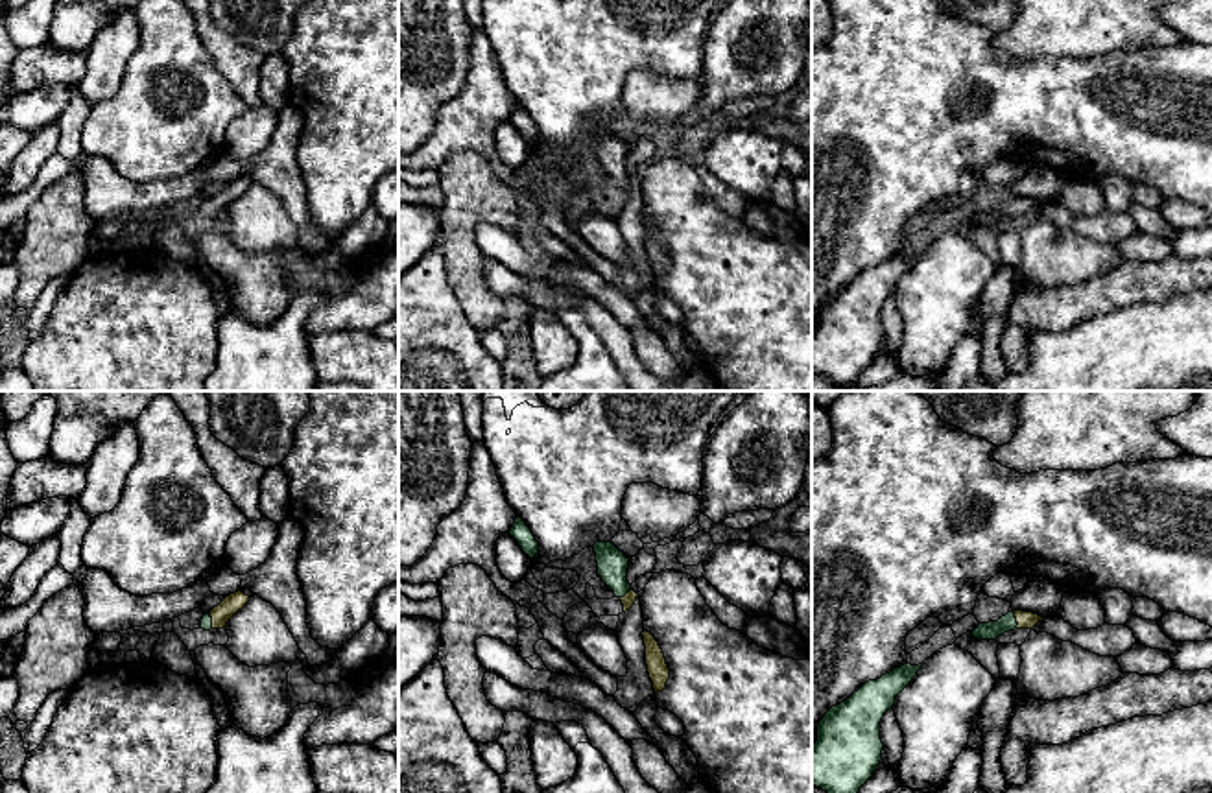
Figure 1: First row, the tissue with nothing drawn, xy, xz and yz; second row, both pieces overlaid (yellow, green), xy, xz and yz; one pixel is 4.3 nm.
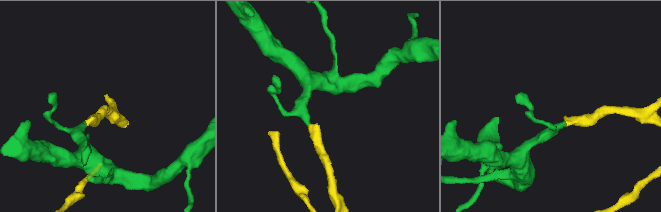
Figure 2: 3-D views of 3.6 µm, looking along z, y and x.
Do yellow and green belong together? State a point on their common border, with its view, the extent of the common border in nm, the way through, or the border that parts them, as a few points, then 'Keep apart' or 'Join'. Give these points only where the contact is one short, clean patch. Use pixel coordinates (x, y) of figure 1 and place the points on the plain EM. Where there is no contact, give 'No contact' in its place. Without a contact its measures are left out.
Touches yellow at yz (1017, 207). Shared border 80 nm. Path across: yz (1026, 207), (1017, 207), (993, 216). Join

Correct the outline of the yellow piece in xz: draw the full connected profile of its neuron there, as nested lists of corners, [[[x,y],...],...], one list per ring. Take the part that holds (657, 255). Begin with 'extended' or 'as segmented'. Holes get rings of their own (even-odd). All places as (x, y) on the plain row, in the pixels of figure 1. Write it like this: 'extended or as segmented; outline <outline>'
as segmented; outline [[[648,218],[642,219],[644,223],[644,232],[646,232],[646,253],[649,266],[653,269],[653,277],[662,278],[666,275],[666,269],[670,266],[670,254],[666,251],[664,240],[655,227],[655,223]]]

